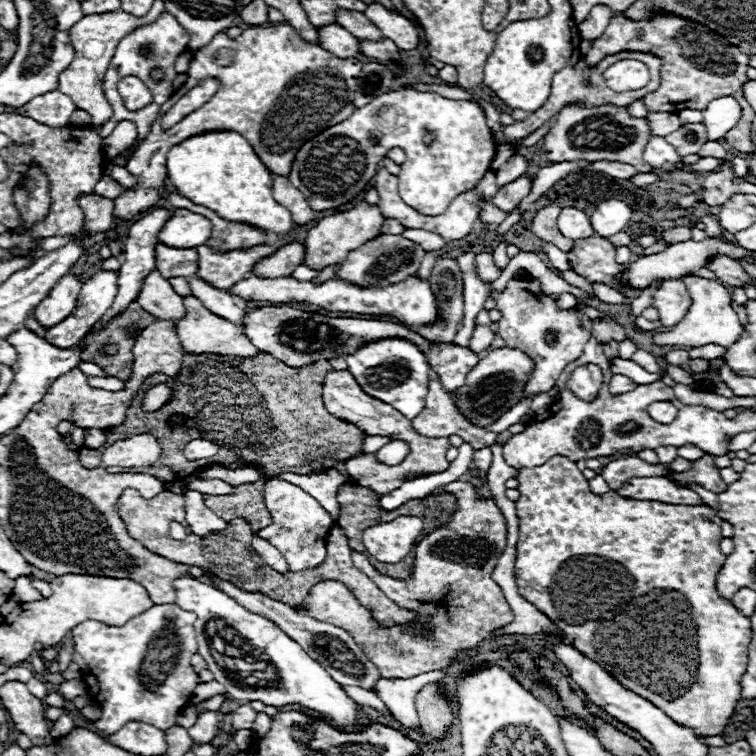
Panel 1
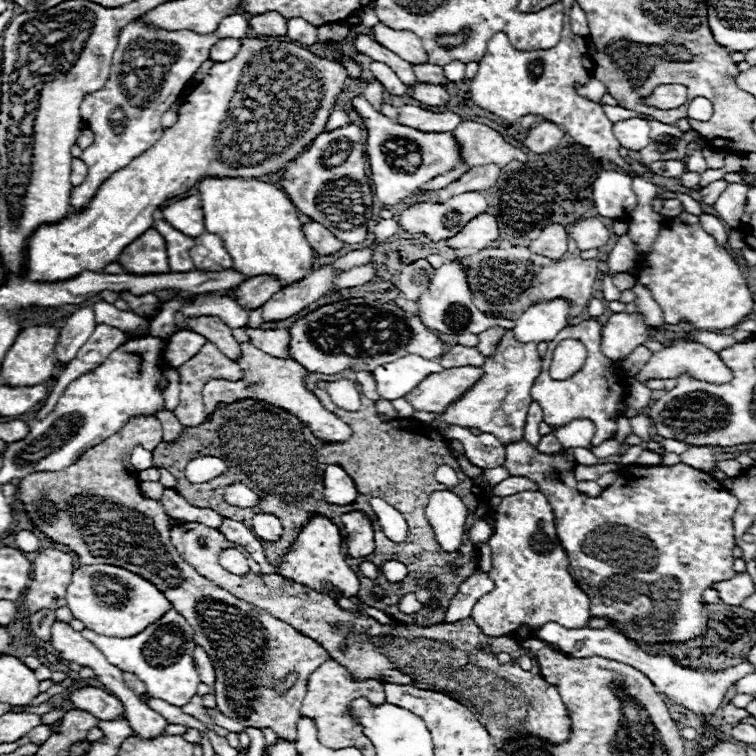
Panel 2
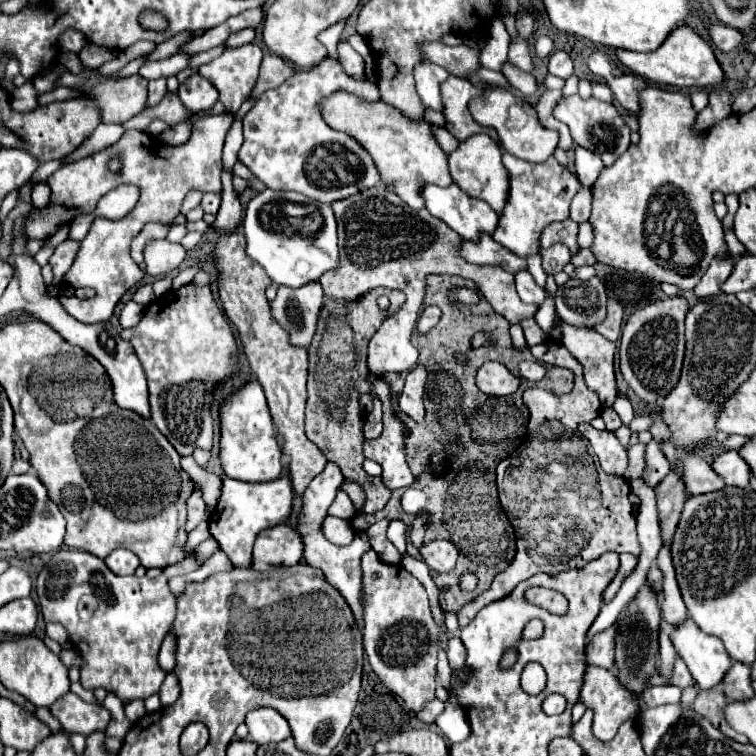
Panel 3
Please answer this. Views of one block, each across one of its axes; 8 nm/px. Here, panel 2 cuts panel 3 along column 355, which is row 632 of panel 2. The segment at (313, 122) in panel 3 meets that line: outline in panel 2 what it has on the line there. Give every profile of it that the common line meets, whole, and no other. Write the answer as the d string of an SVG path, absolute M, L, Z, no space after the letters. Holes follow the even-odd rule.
M176 610L166 612L162 620L156 620L154 624L150 624L150 628L130 638L108 638L88 628L80 632L106 656L106 660L110 660L110 664L118 666L124 672L136 674L146 684L146 696L164 700L172 706L184 706L196 694L196 686L200 684L200 678L192 658L192 652L196 648L194 630Z

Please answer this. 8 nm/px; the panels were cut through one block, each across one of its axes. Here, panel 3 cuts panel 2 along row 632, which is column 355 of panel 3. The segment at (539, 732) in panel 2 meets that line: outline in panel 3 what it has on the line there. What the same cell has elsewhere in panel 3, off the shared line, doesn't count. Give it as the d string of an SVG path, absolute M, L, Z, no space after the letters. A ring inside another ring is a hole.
M374 290L374 294L366 294L358 302L330 302L324 300L322 318L318 322L318 334L314 336L312 346L308 348L308 402L306 402L306 436L322 450L328 462L334 462L346 480L362 486L366 494L366 502L360 512L374 514L386 506L390 500L390 490L378 478L370 478L364 468L364 436L362 436L362 410L360 410L360 394L370 392L368 384L368 364L366 364L366 348L374 332L382 326L384 312L378 308L376 298L386 294L390 302L396 306L392 312L400 308L404 302L402 292L398 290Z

